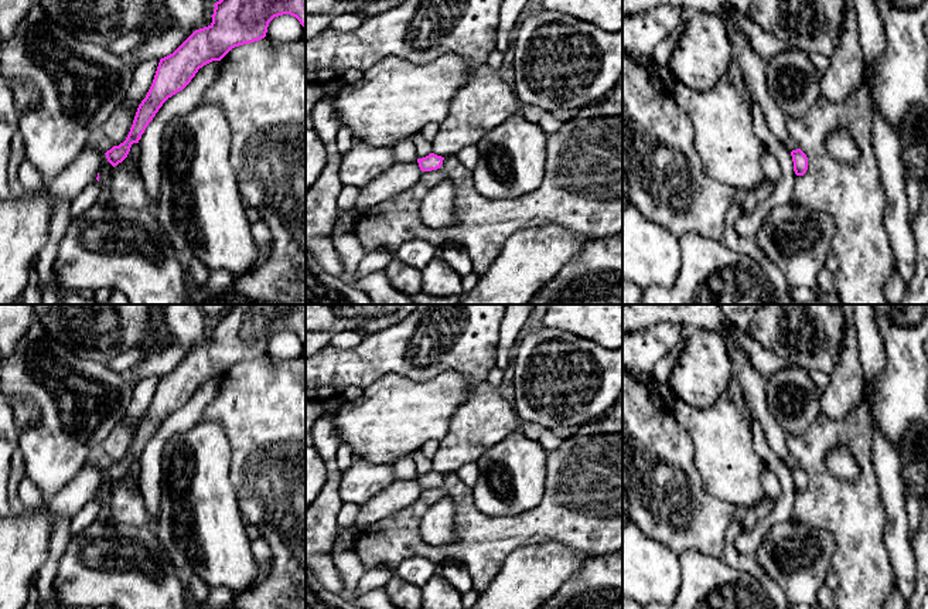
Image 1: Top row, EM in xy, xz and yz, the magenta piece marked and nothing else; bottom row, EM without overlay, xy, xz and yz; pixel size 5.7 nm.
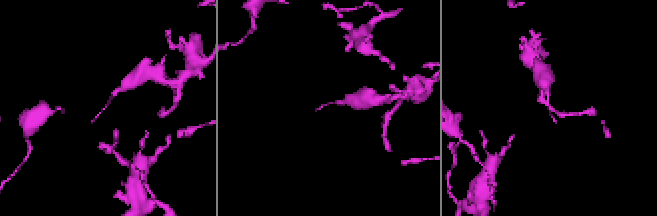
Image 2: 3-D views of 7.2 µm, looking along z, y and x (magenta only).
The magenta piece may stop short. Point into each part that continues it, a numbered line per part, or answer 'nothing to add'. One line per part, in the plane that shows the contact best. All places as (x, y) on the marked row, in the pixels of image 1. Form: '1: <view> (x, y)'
nothing to add

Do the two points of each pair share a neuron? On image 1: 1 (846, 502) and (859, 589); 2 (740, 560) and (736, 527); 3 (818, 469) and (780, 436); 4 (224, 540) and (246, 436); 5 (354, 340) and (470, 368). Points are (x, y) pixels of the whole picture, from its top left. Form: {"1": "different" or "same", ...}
{"1": "same", "2": "same", "3": "different", "4": "different", "5": "different"}

